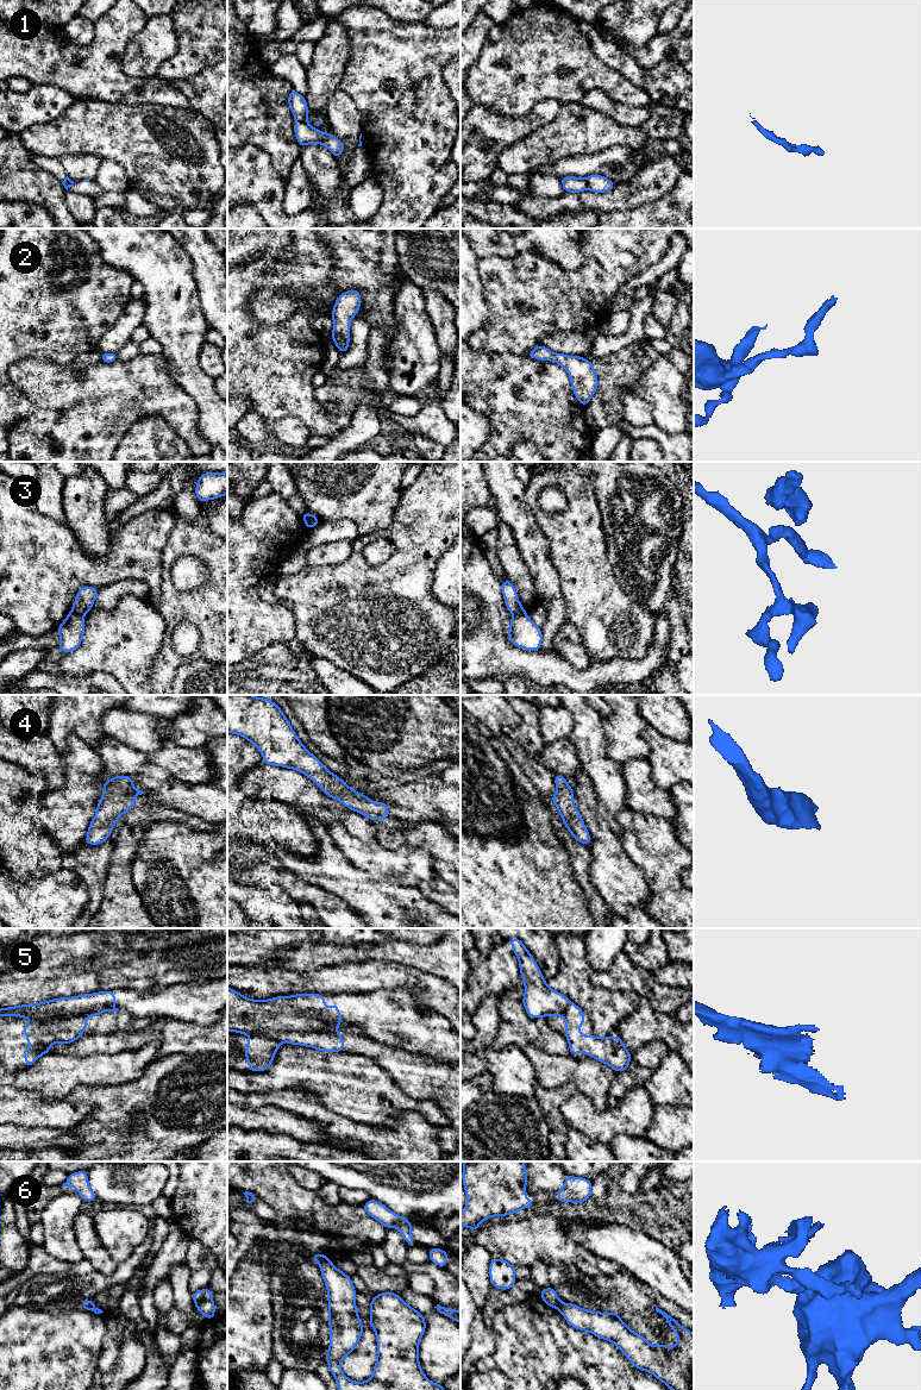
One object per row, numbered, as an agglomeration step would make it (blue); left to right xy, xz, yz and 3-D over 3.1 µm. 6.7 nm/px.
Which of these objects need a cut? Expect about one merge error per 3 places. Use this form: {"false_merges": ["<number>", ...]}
{"false_merges": ["1", "3", "5", "6"]}

